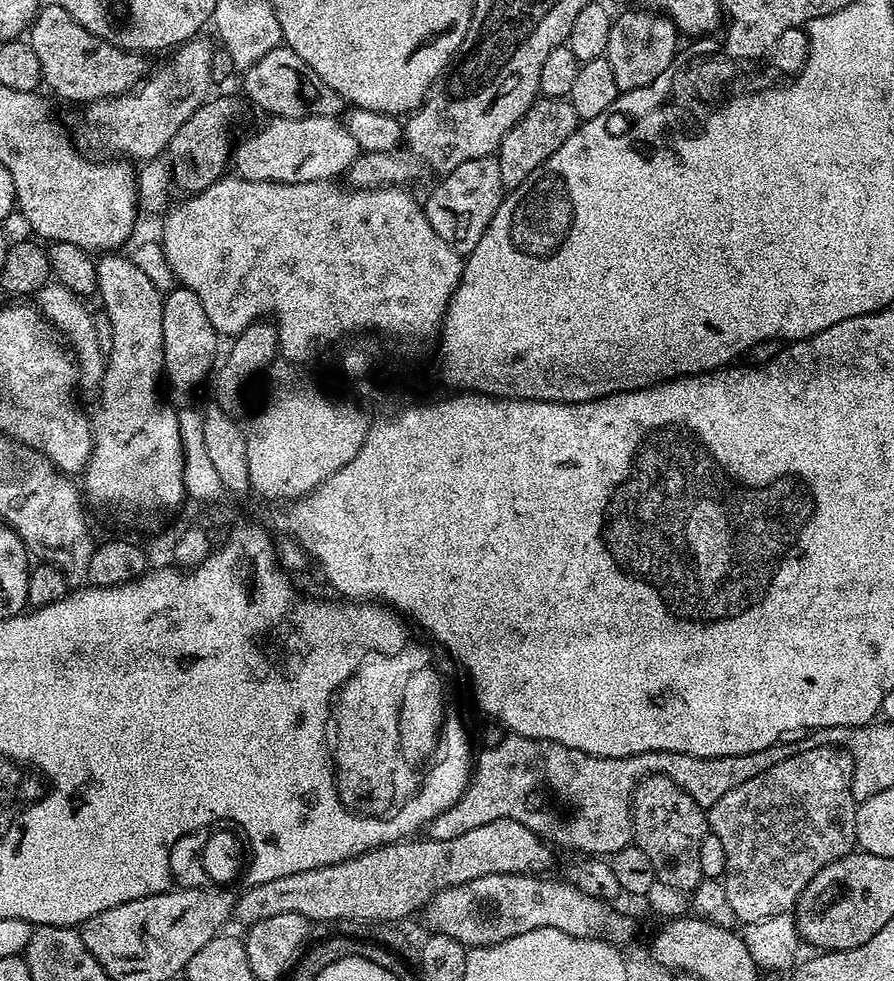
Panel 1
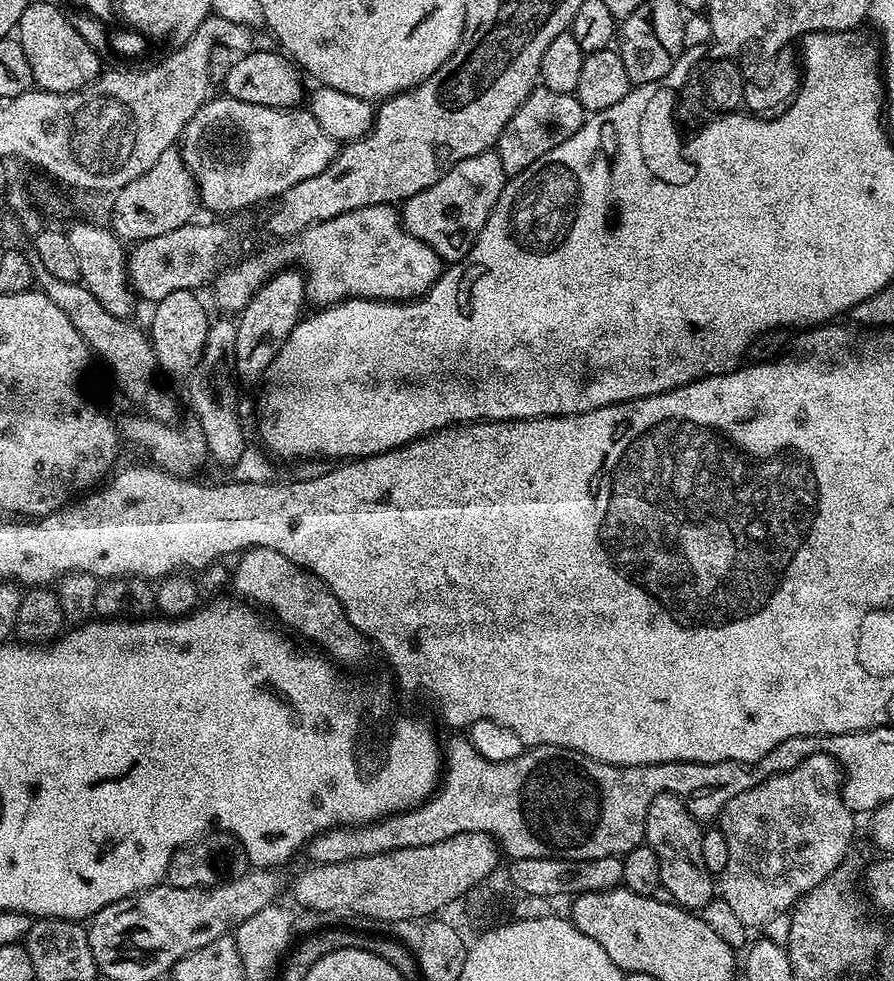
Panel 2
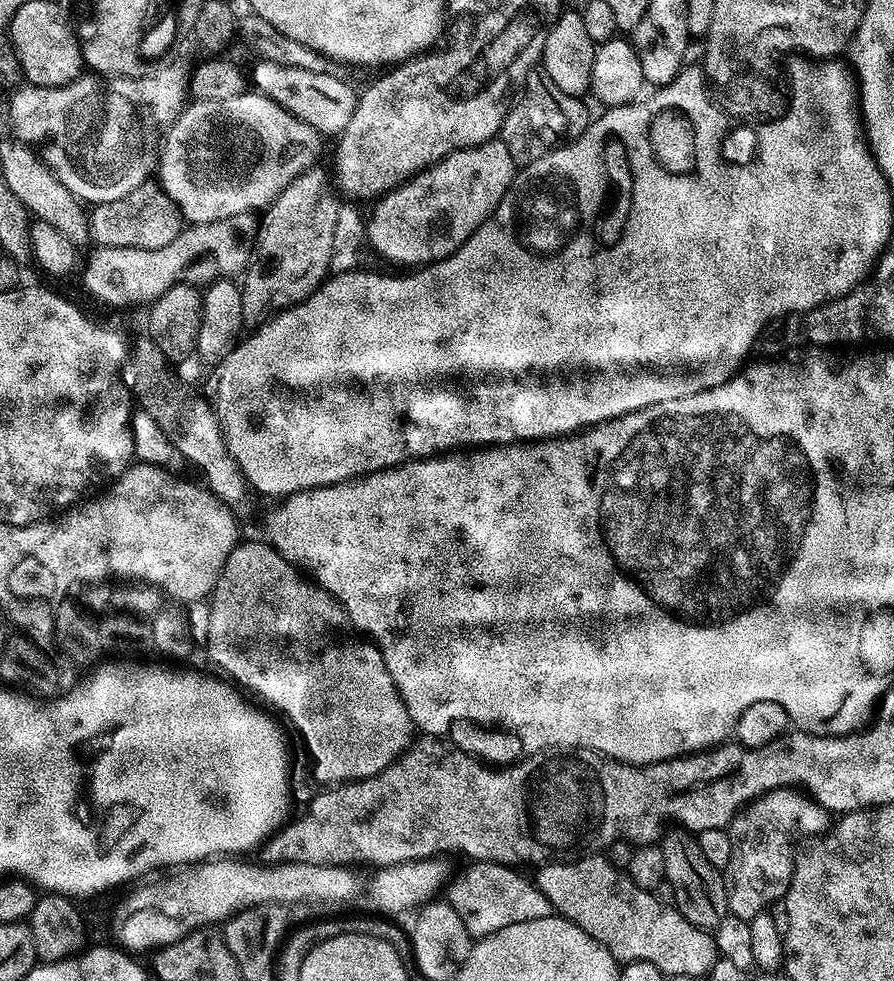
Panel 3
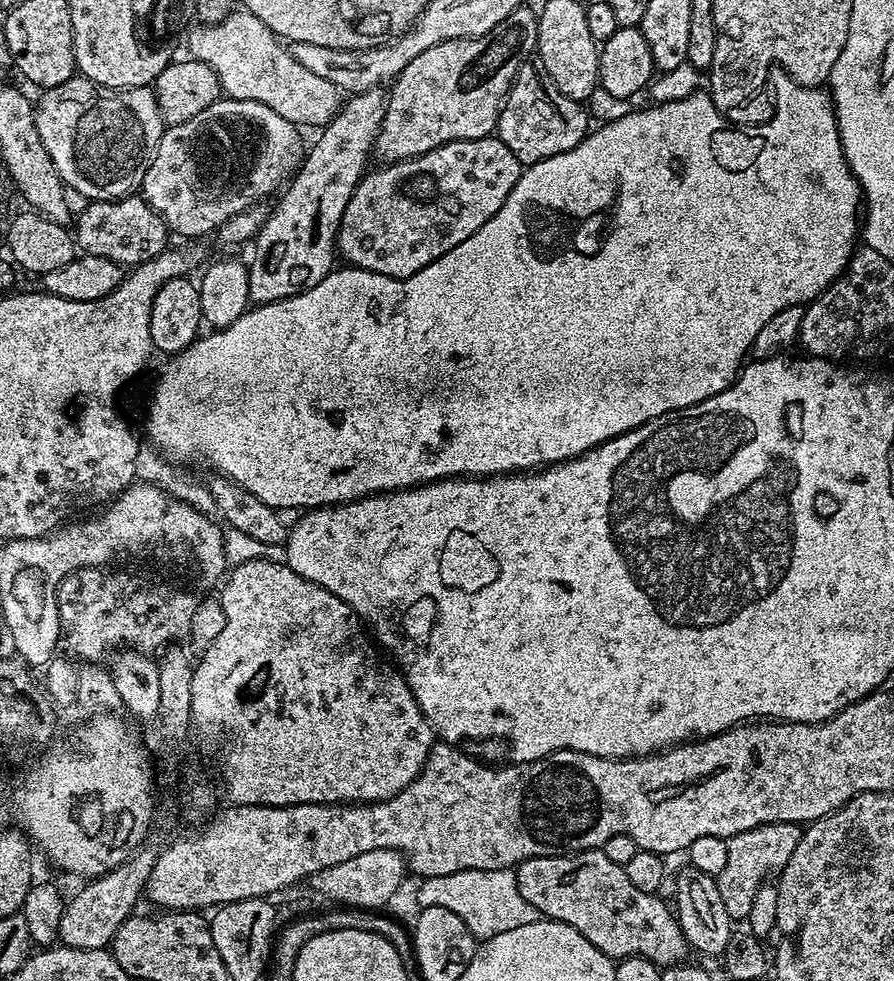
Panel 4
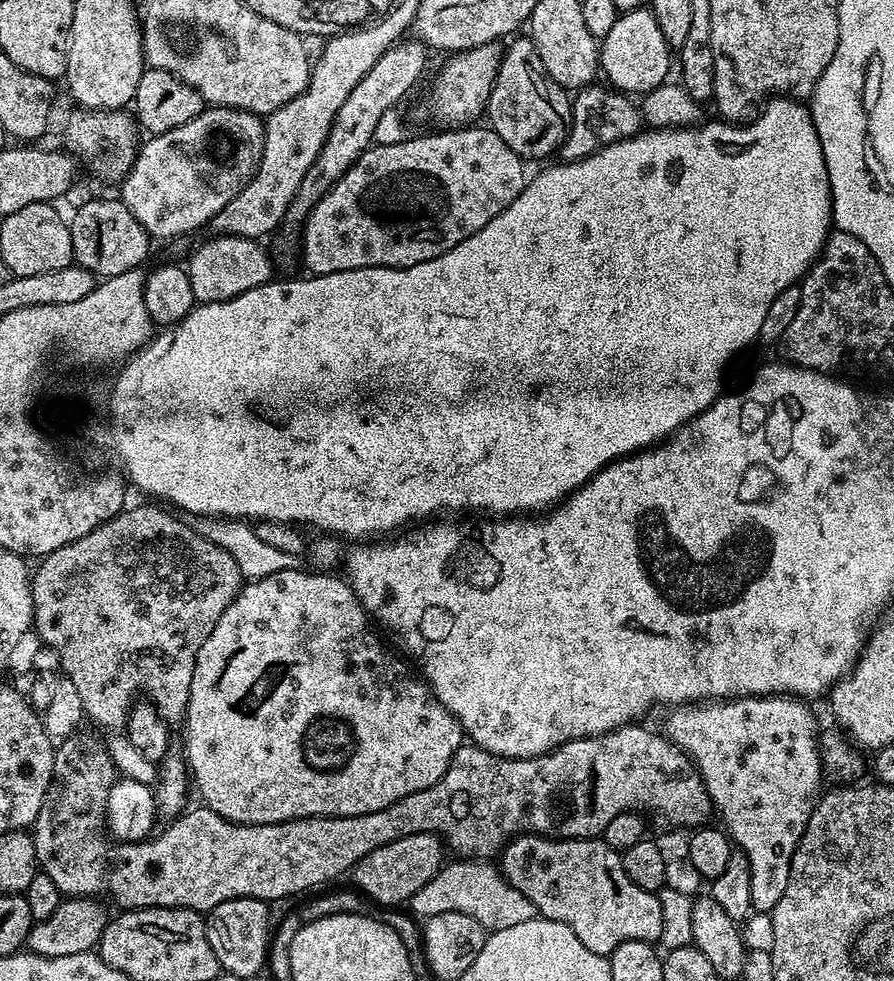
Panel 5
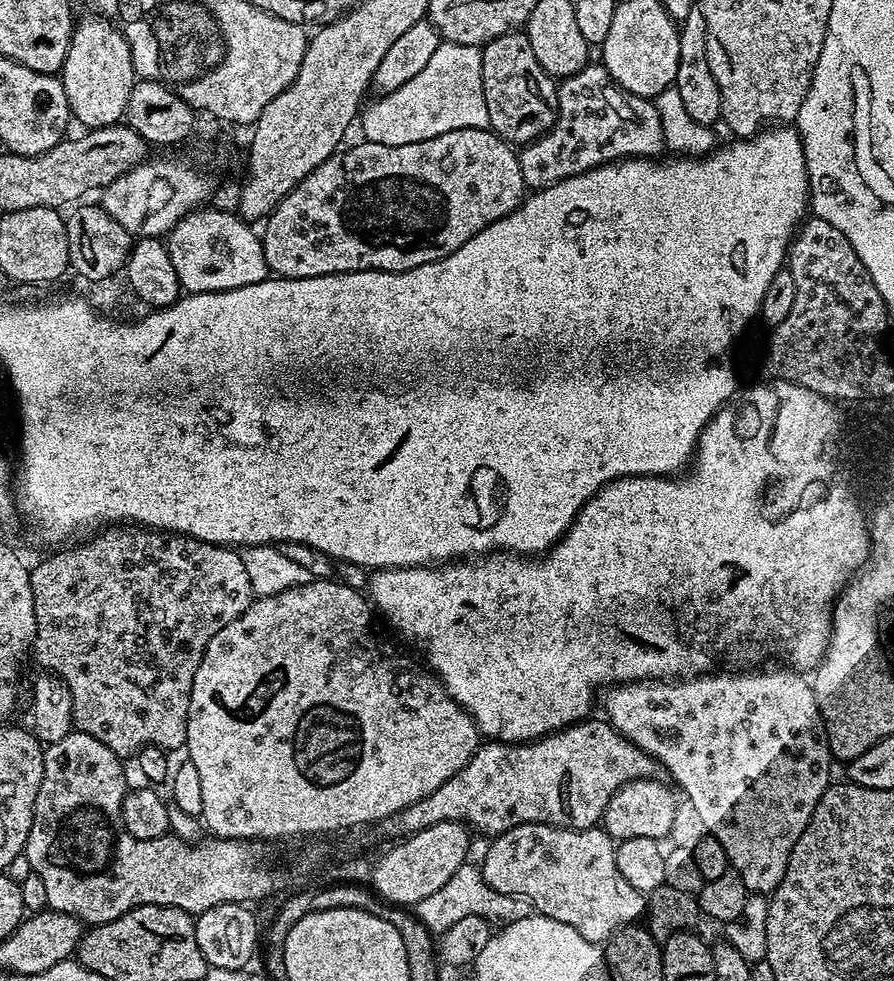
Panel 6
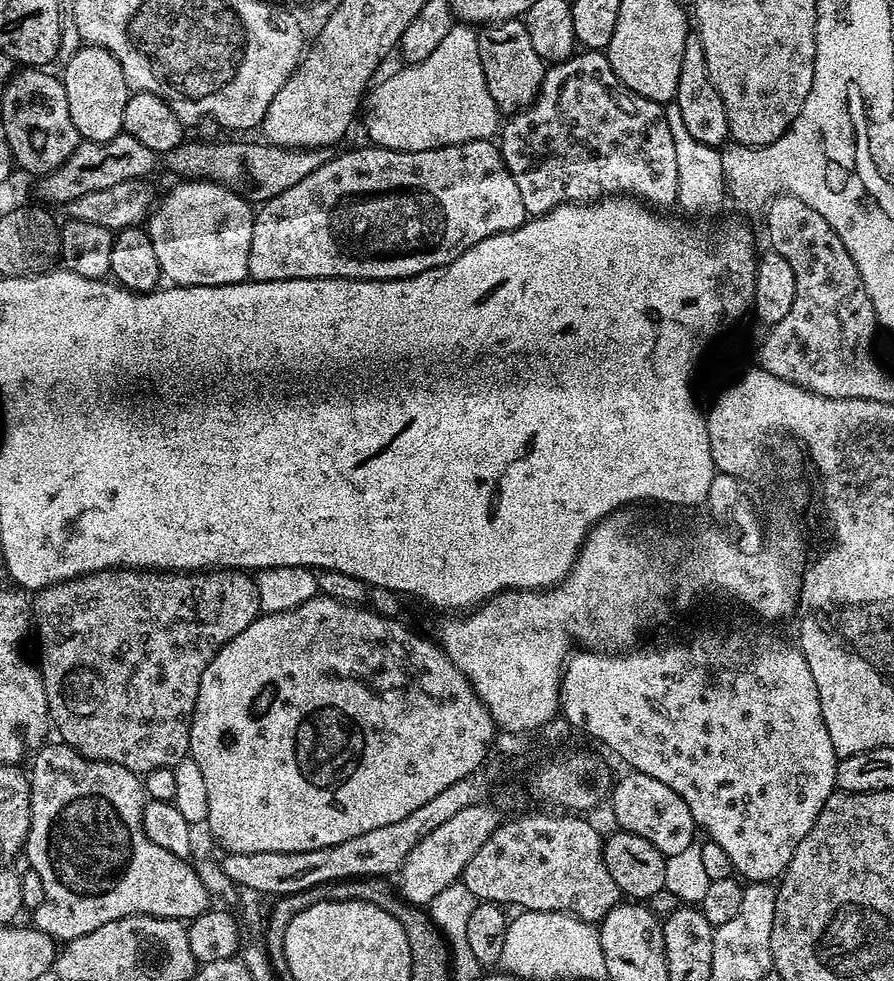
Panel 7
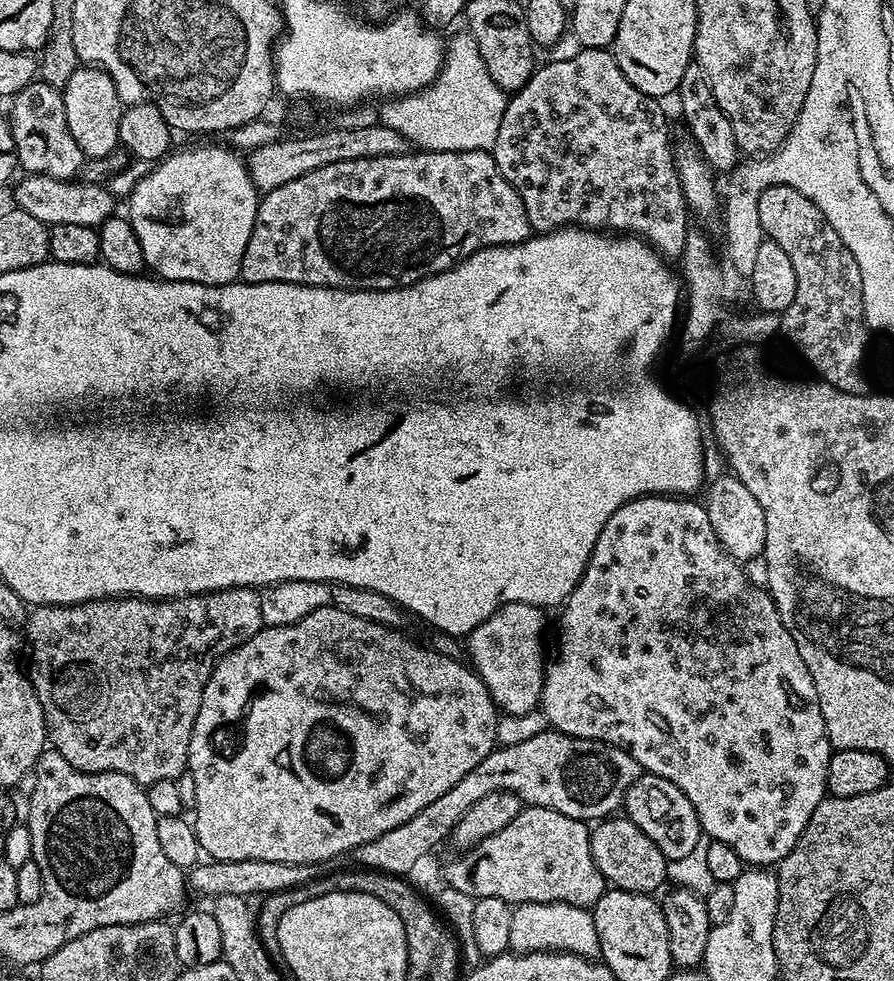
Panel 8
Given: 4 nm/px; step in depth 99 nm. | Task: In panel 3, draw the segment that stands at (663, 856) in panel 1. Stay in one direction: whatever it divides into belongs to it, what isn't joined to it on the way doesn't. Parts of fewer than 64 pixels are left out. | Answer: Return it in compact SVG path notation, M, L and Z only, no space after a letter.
M687 830L679 831L666 833L664 841L659 841L658 844L666 858L664 878L673 887L675 908L696 928L715 930L718 922L722 922L722 918L729 915L728 892L724 888L724 877L721 869L710 866L710 862L702 858L702 850L698 846L696 836Z

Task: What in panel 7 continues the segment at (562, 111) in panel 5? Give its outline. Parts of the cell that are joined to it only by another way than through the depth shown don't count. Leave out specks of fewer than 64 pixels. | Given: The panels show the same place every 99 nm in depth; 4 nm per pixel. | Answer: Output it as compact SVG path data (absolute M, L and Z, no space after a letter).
M523 19L485 24L477 31L477 40L486 87L497 103L499 111L504 114L515 114L530 107L536 95L540 93L546 61L538 54L538 50L534 50Z

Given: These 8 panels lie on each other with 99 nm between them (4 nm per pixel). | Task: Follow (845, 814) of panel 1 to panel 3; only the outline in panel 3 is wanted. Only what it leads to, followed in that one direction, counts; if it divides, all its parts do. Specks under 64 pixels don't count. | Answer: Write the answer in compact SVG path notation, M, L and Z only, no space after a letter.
M792 786L775 788L773 792L756 797L751 804L745 804L726 829L732 849L730 862L722 875L724 888L728 892L729 913L750 921L783 901L792 881L794 867L792 835L795 832L823 834L829 827L829 812L817 804L811 795Z

